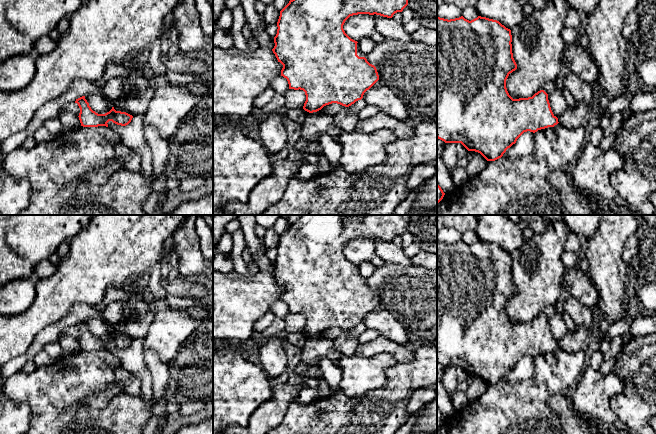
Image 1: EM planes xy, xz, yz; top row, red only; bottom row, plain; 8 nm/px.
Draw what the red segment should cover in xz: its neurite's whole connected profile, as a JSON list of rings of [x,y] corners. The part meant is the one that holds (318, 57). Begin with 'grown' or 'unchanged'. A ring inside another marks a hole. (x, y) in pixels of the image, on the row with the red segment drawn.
grown | [[[408,0],[289,1],[280,11],[272,51],[278,62],[283,65],[281,76],[287,79],[289,89],[305,92],[305,111],[317,112],[332,103],[349,107],[361,100],[364,93],[379,80],[376,67],[367,61],[359,43],[345,33],[345,21],[358,14],[376,14],[392,18],[407,5]]]

